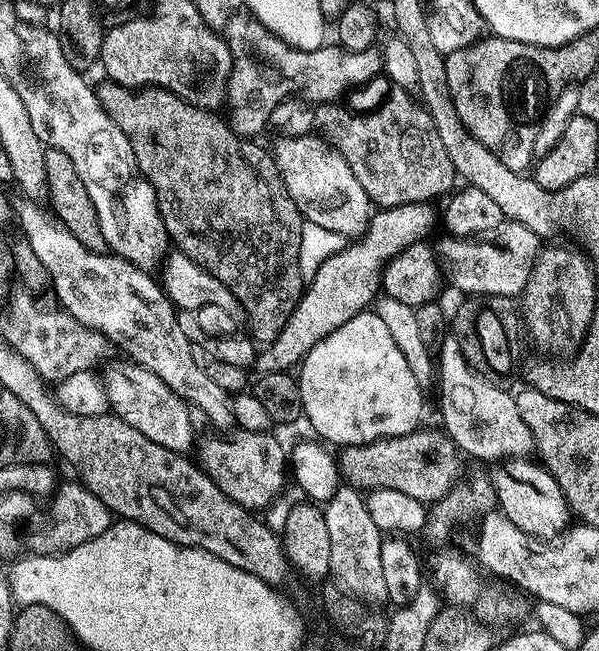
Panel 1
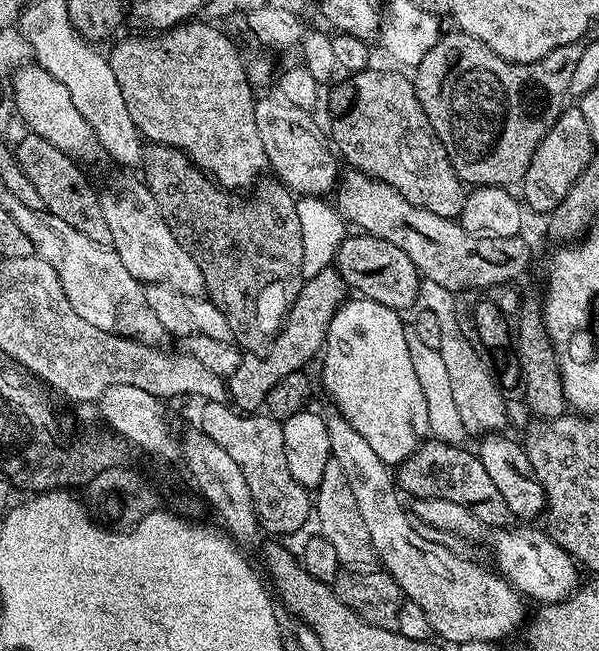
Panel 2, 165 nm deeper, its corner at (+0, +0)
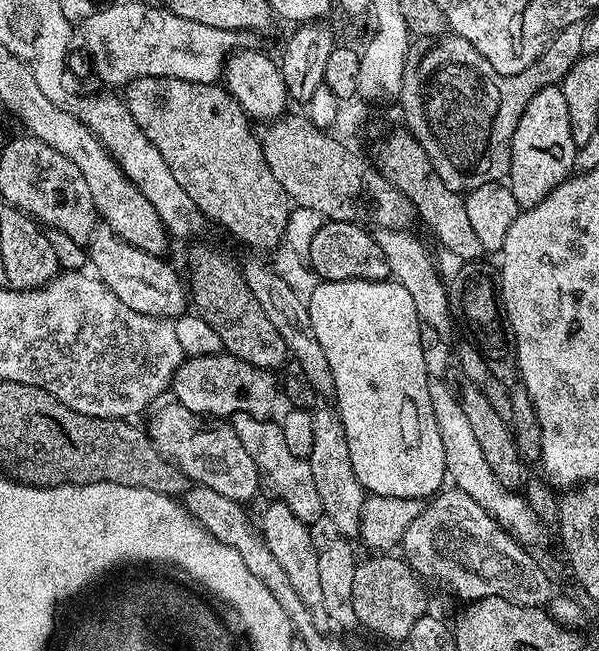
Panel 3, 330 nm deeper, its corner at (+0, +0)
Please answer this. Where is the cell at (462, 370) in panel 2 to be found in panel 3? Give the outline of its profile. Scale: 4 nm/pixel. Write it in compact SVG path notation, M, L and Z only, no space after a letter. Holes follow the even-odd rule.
M377 227L374 235L378 246L382 248L382 254L386 254L391 279L406 286L410 298L414 298L414 310L418 310L421 321L434 326L434 330L441 334L448 334L448 331L454 328L454 321L452 313L448 311L448 290L445 281L440 281L436 264L432 261L431 254L424 249L423 242L410 233L411 231L403 228Z

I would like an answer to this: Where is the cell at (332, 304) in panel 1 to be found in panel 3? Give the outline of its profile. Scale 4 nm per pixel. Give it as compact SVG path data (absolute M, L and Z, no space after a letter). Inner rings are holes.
M227 354L217 356L189 356L182 361L177 367L170 381L170 392L173 392L175 403L181 404L186 410L201 413L209 418L235 418L239 415L252 416L255 420L267 420L273 415L272 413L272 396L268 393L268 384L264 380L260 380L262 376L261 369L255 368L252 364L247 364L241 360L237 360Z

